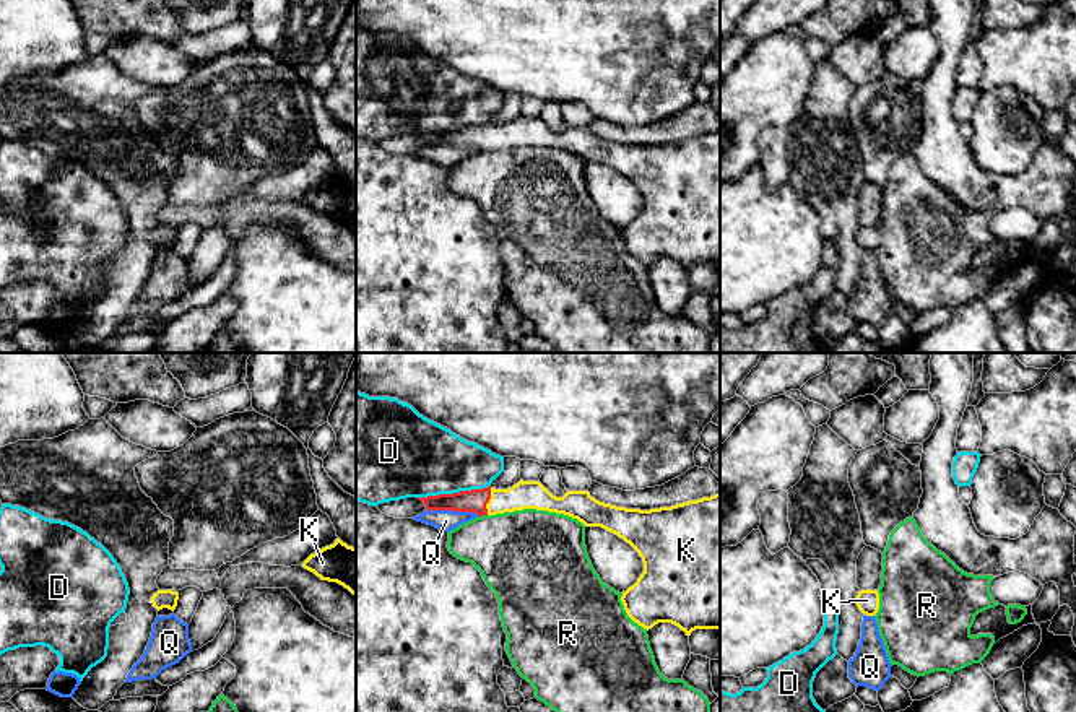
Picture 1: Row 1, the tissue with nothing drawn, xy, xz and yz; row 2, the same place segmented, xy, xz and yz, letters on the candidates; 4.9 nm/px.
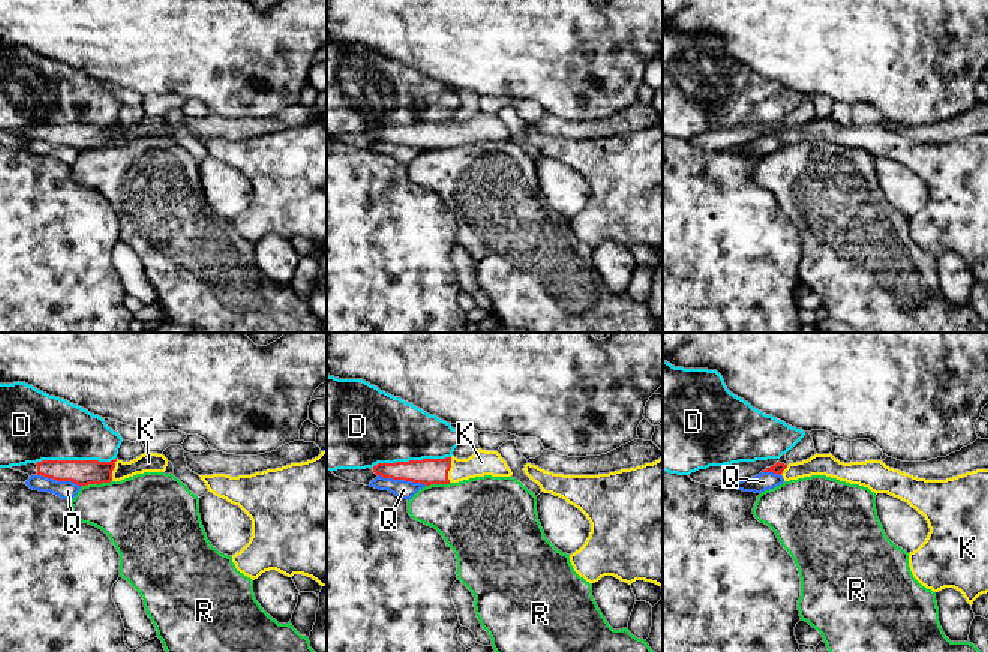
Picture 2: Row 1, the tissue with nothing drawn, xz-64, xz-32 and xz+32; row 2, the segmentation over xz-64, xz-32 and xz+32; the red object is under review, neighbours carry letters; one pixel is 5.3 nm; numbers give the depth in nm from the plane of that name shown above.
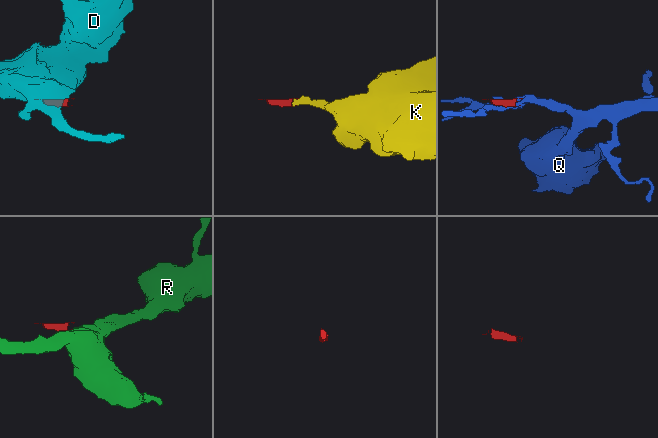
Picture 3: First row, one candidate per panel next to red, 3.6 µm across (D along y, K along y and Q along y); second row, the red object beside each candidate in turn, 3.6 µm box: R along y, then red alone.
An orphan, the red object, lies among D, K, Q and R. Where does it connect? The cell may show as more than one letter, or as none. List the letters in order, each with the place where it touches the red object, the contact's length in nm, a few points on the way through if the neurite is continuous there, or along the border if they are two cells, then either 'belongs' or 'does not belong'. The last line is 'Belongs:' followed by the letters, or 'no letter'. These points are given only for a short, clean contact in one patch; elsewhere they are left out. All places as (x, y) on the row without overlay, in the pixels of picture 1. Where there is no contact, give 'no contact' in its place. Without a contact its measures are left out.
D: xz (454, 129) | 360 nm | does not belong
K: xz (488, 137) | 140 nm | across xz (475, 137), (488, 137), (507, 137), (525, 130) | belongs
Q: xz (454, 145) | 260 nm | along xz (428, 145), (473, 147), (480, 151) | does not belong
R: xz (483, 150) | 40 nm | along xz (486, 150), (480, 153) | does not belong
Belongs: K

